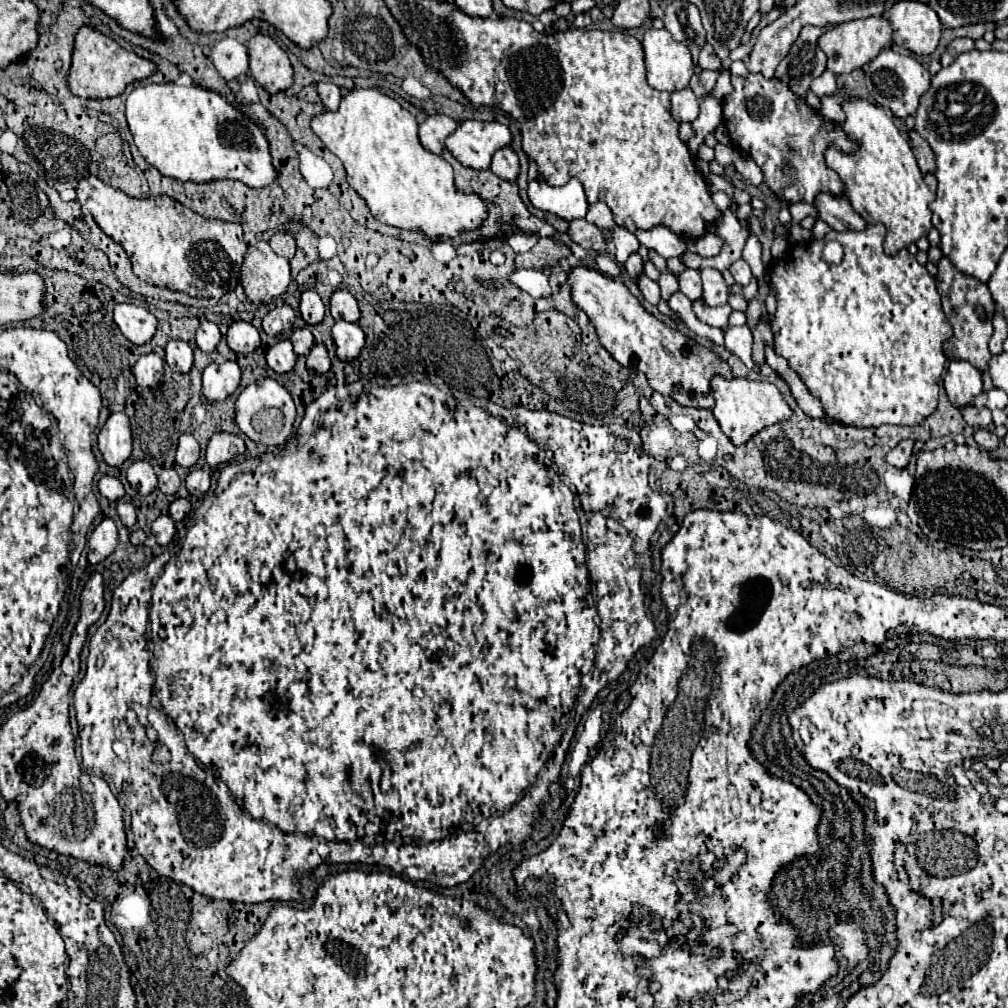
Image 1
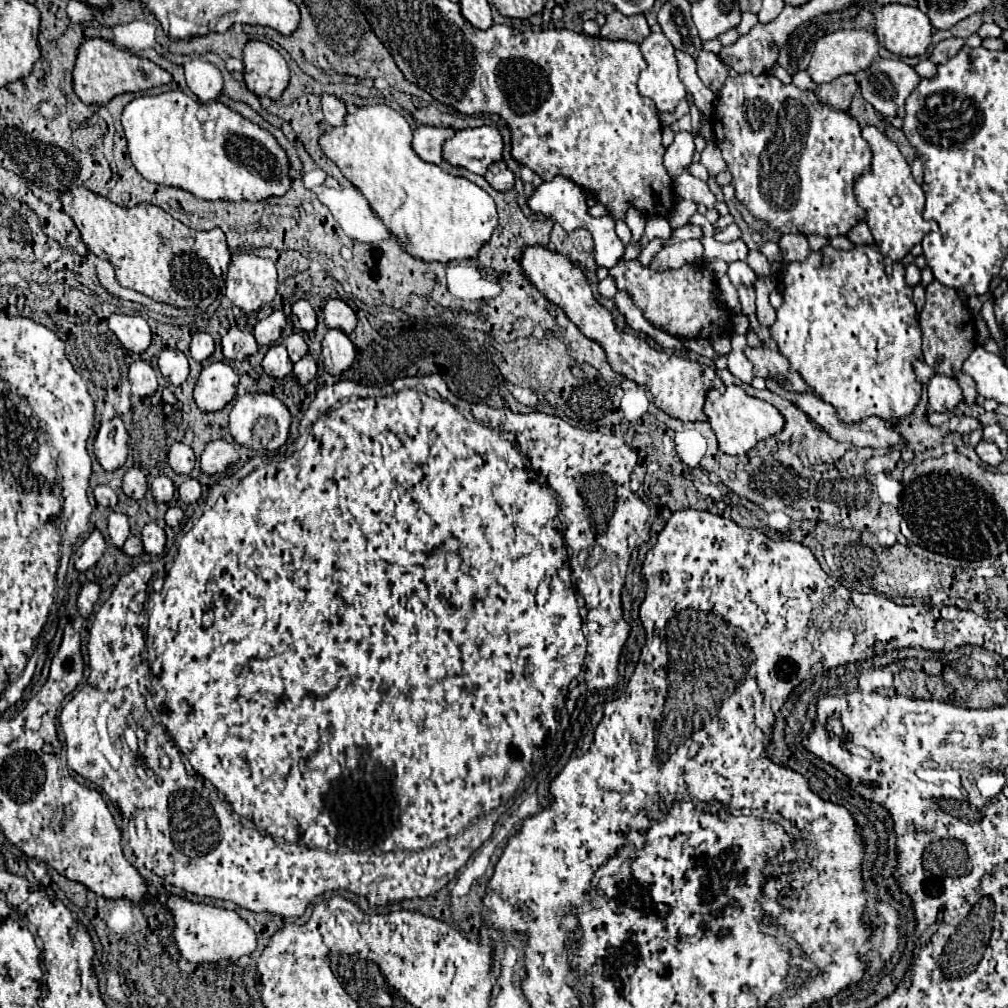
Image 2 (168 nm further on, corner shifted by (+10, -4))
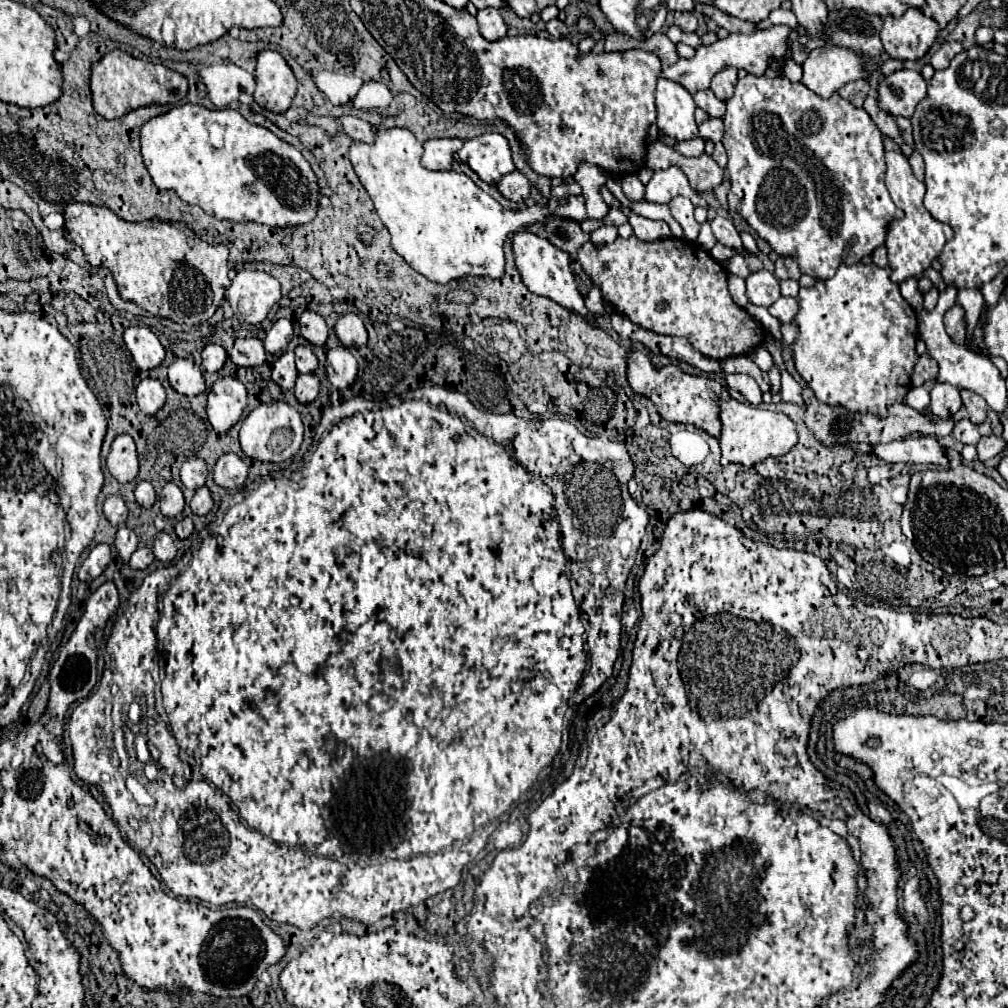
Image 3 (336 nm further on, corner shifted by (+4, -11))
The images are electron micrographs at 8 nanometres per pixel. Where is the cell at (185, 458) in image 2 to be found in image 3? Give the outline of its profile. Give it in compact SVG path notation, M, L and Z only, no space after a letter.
M189 458L183 468L181 468L181 482L189 488L189 490L197 490L201 486L205 486L207 480L207 466L201 458Z

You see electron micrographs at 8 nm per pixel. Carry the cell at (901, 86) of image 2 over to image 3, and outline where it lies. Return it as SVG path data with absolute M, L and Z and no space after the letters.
M897 70L879 84L879 106L891 116L911 118L915 106L927 96L927 82L915 70Z

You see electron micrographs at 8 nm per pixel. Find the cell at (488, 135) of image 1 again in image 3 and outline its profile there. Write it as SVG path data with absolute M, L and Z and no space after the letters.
M497 132L467 140L457 154L461 162L465 162L487 184L495 184L501 180L501 176L515 170L509 144L505 136Z

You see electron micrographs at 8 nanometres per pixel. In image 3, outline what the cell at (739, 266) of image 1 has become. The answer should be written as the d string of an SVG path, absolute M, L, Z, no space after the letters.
M759 270L751 274L747 278L747 296L749 296L749 302L769 308L781 296L777 278L767 270Z

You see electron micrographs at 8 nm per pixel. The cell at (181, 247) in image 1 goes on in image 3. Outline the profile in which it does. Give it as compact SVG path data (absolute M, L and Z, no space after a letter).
M73 202L65 208L65 238L81 246L91 266L107 268L123 300L135 302L153 316L177 324L199 324L209 320L219 308L229 280L225 244L207 244L195 236L183 222L145 220L139 224L125 222L107 206Z

